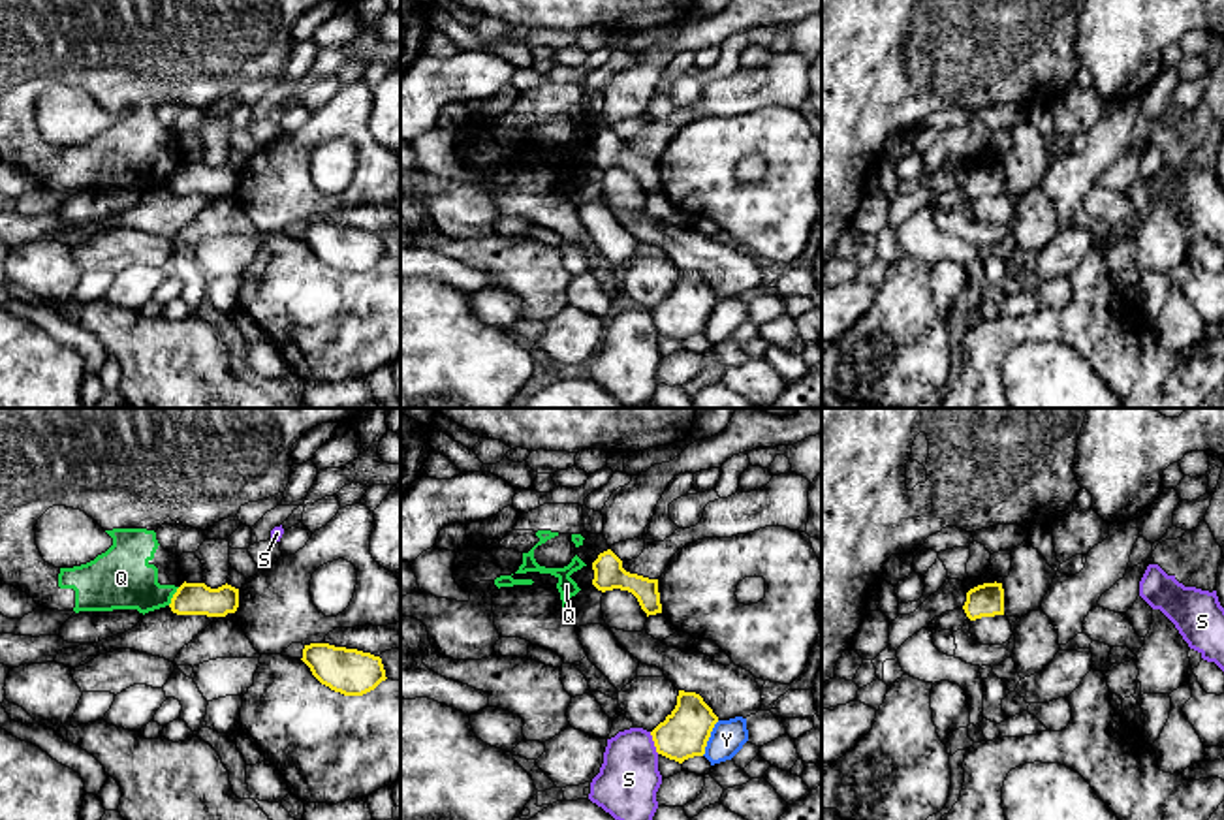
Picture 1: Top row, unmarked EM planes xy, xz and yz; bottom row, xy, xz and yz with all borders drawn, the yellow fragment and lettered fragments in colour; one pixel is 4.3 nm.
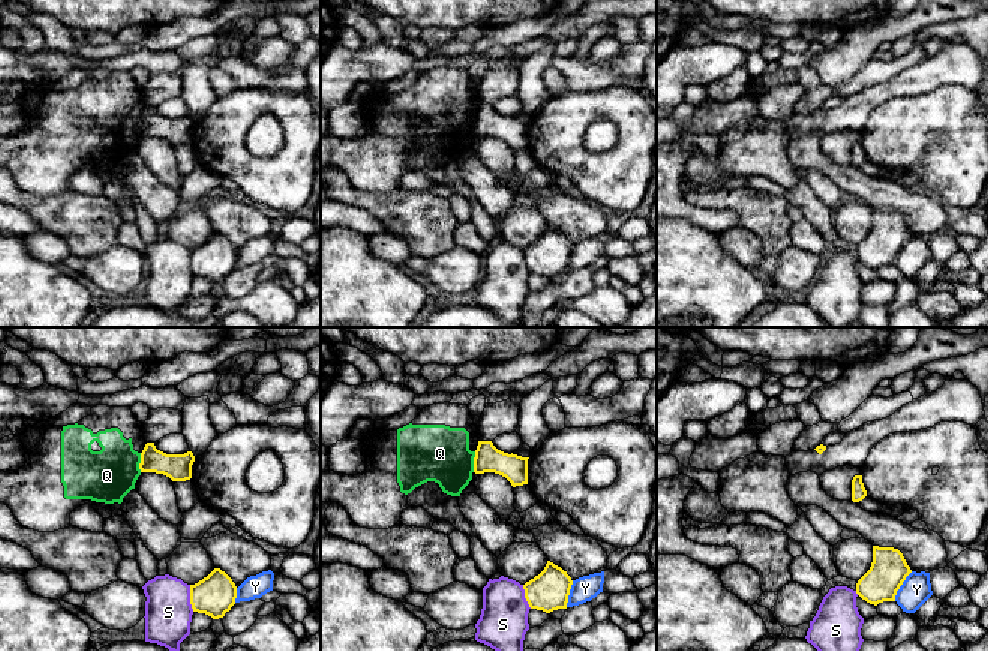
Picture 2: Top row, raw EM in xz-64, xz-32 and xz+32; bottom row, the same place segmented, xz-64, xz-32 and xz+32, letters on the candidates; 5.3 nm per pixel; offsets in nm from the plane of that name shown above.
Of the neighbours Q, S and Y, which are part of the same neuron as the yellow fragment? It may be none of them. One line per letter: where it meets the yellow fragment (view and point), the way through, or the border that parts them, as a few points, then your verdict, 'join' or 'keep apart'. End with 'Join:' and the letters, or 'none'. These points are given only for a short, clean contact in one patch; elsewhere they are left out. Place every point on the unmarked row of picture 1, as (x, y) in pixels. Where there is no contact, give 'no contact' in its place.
Q: contact xy (173, 175); border xy (179, 166), (168, 183); keep apart
S: contact xz (655, 322); border xz (649, 311), (659, 331); keep apart
Y: contact xz (709, 315); border xz (719, 299), (702, 333); keep apart
Join: none

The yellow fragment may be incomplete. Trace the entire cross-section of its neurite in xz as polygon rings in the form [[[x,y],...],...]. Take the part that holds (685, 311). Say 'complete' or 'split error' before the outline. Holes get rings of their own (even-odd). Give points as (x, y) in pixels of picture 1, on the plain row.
complete; [[[679,269],[675,288],[651,310],[656,331],[679,342],[703,335],[716,301],[699,273]]]

